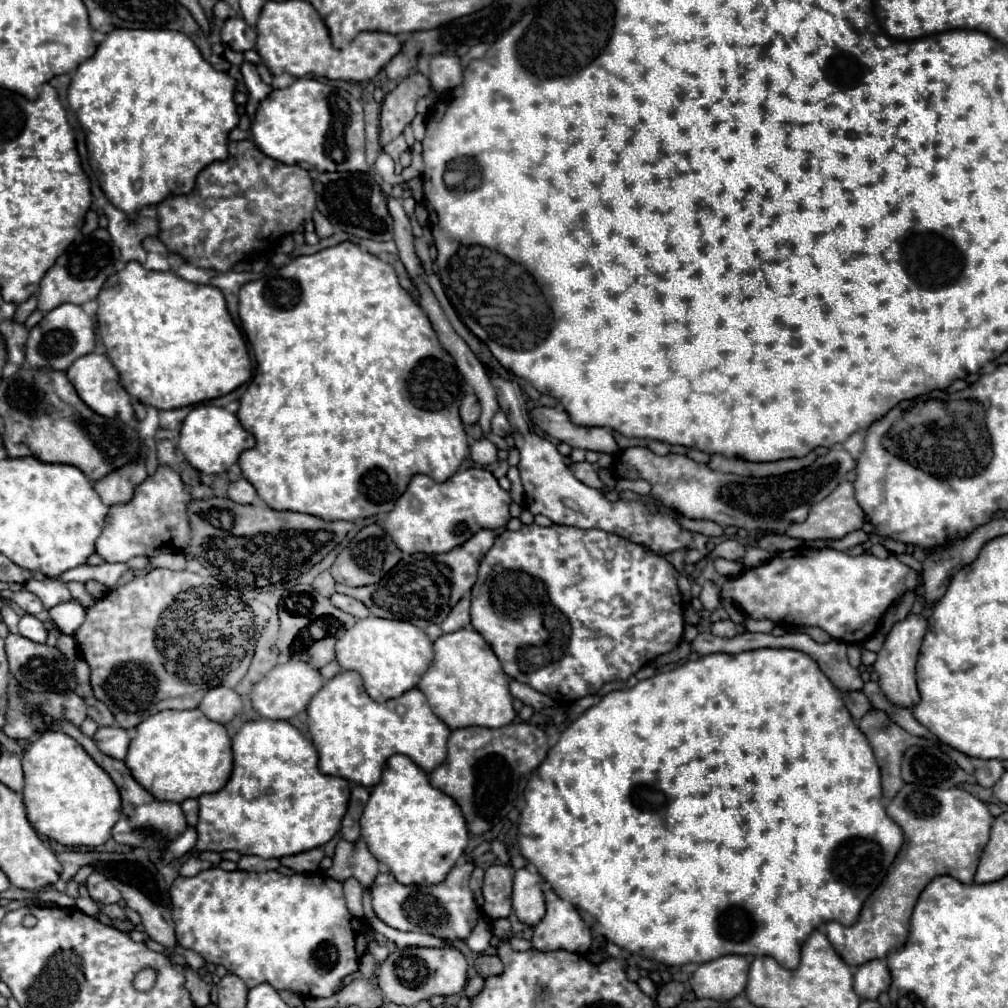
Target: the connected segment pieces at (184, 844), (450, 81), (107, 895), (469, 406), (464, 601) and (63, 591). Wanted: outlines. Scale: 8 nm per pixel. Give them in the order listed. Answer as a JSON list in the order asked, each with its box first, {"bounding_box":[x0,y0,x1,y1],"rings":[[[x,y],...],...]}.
[{"bounding_box":[164,827,196,863],"rings":[[[188,827],[178,839],[174,839],[172,843],[168,843],[168,849],[164,853],[164,861],[168,863],[172,859],[178,859],[178,857],[190,853],[194,849],[194,845],[196,845],[196,829]]]},{"bounding_box":[430,55,462,93],"rings":[[[434,55],[430,59],[430,83],[438,93],[458,87],[462,81],[462,67],[456,55]]]},{"bounding_box":[86,873,120,903],"rings":[[[92,873],[86,881],[86,887],[90,891],[90,897],[94,901],[100,901],[100,903],[118,903],[120,901],[120,891],[100,873]]]},{"bounding_box":[460,395,480,425],"rings":[[[466,395],[466,397],[462,399],[460,417],[462,417],[462,423],[464,423],[464,425],[474,425],[474,423],[478,423],[480,405],[478,405],[476,395]]]},{"bounding_box":[442,595,470,633],"rings":[[[470,595],[462,597],[454,605],[450,615],[442,623],[442,631],[452,633],[452,631],[458,631],[458,629],[468,629],[468,627],[470,627]]]},{"bounding_box":[24,579,72,609],"rings":[[[30,579],[24,589],[32,591],[34,595],[40,597],[44,609],[52,609],[60,603],[66,603],[66,601],[72,601],[70,591],[66,589],[66,585],[62,581],[38,581],[38,579]]]}]

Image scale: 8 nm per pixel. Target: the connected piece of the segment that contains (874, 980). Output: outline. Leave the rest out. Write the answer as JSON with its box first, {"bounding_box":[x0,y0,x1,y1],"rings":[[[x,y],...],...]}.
{"bounding_box":[854,959,892,999],"rings":[[[874,959],[854,971],[854,991],[860,999],[878,999],[880,993],[890,989],[892,977],[884,959]]]}

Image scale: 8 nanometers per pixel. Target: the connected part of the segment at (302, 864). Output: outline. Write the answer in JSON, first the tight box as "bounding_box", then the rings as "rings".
{"bounding_box":[280,847,324,873],"rings":[[[316,847],[316,849],[310,849],[310,851],[298,853],[298,855],[282,857],[280,863],[294,869],[294,871],[298,871],[298,873],[306,873],[306,871],[316,871],[322,859],[324,859],[324,849]]]}

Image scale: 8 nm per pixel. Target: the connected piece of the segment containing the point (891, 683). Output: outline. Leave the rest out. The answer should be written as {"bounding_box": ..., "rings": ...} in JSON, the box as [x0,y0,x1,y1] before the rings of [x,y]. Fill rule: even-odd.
{"bounding_box":[874,615,926,709],"rings":[[[908,615],[904,621],[900,621],[892,627],[892,631],[888,633],[888,637],[884,641],[884,647],[878,651],[874,671],[878,673],[878,683],[880,683],[882,693],[894,707],[912,709],[920,701],[914,667],[916,667],[916,659],[920,653],[920,643],[924,639],[924,633],[926,633],[926,621],[922,617]]]}

